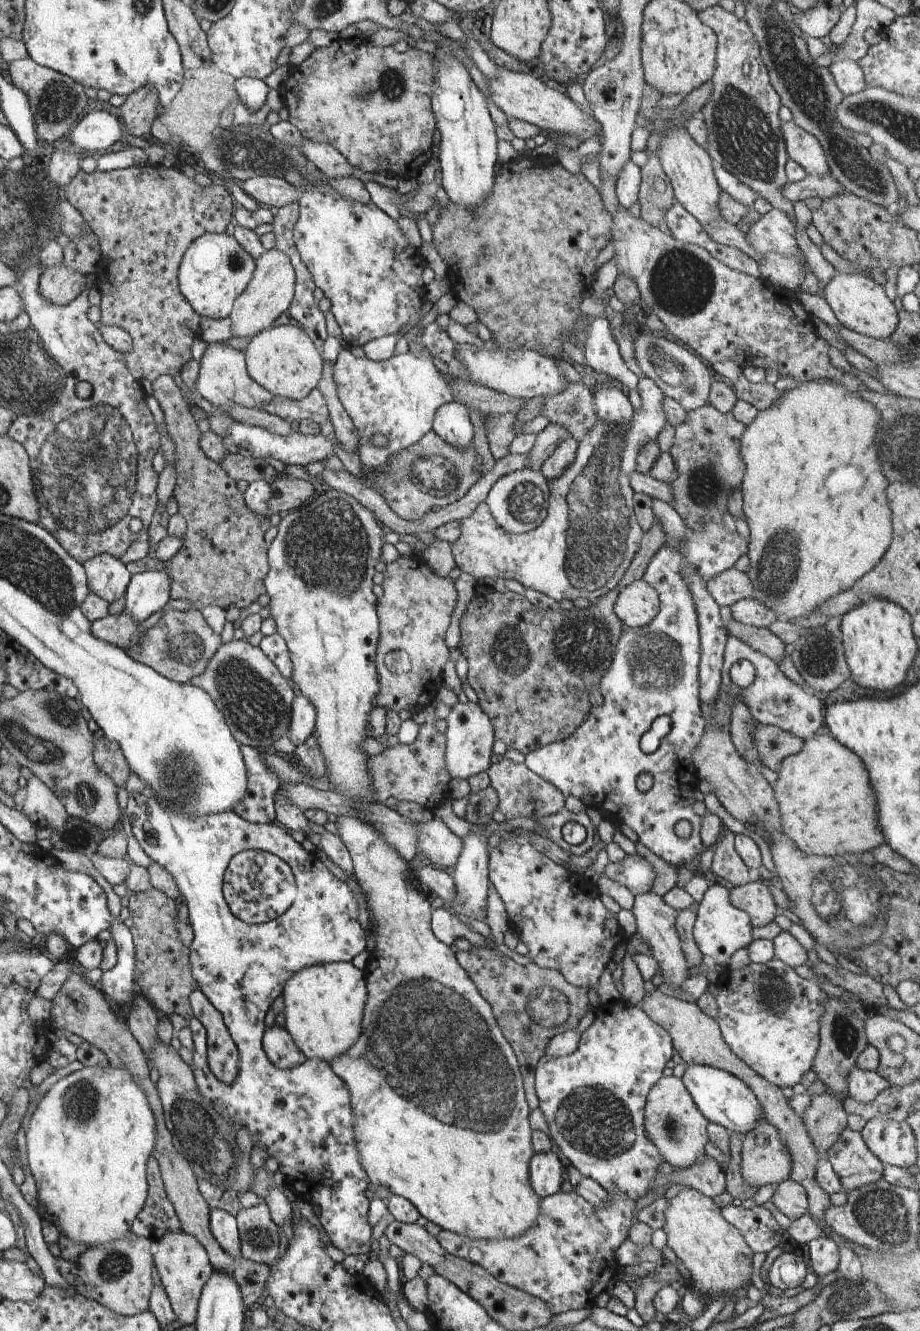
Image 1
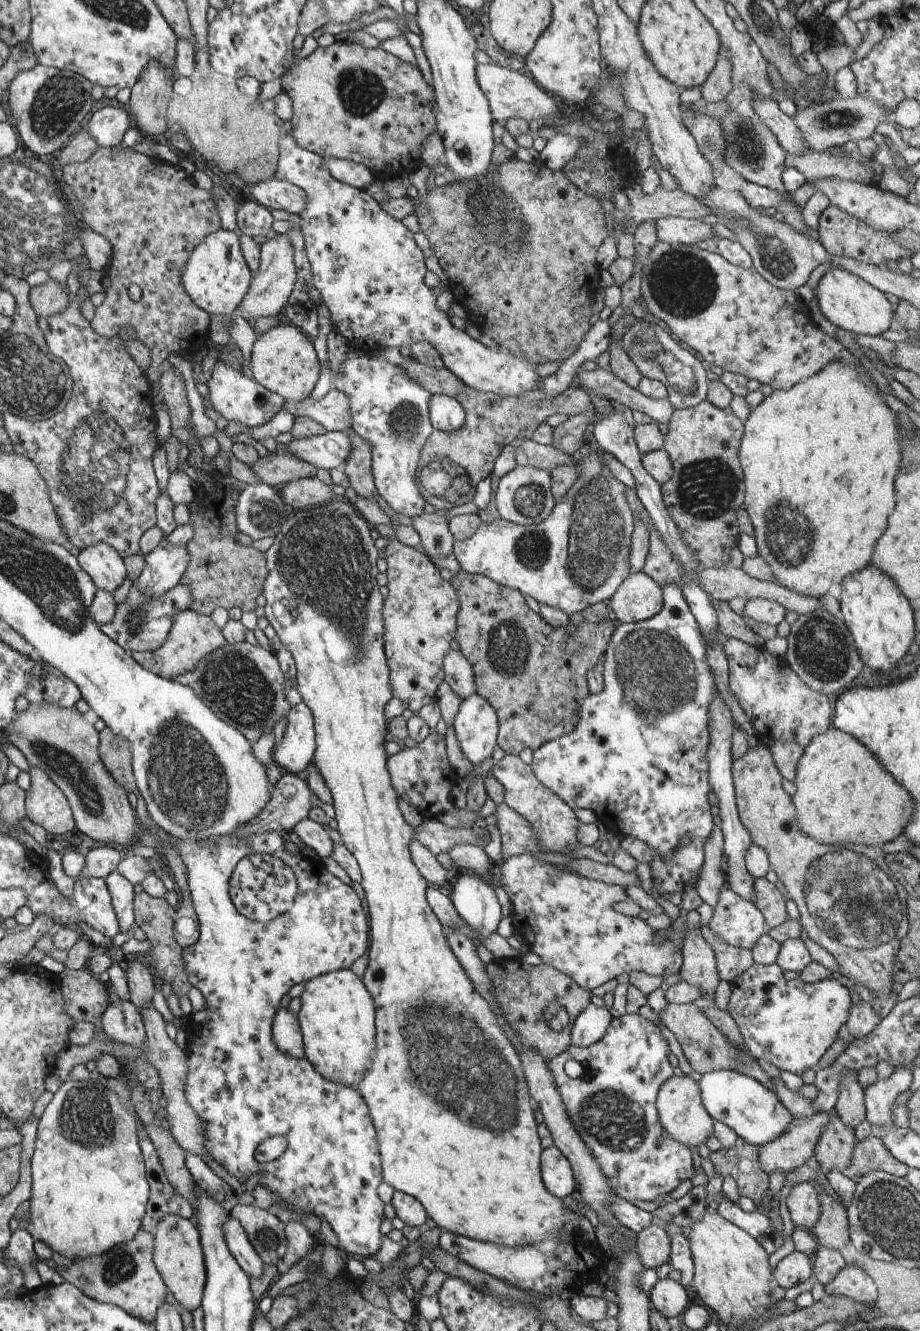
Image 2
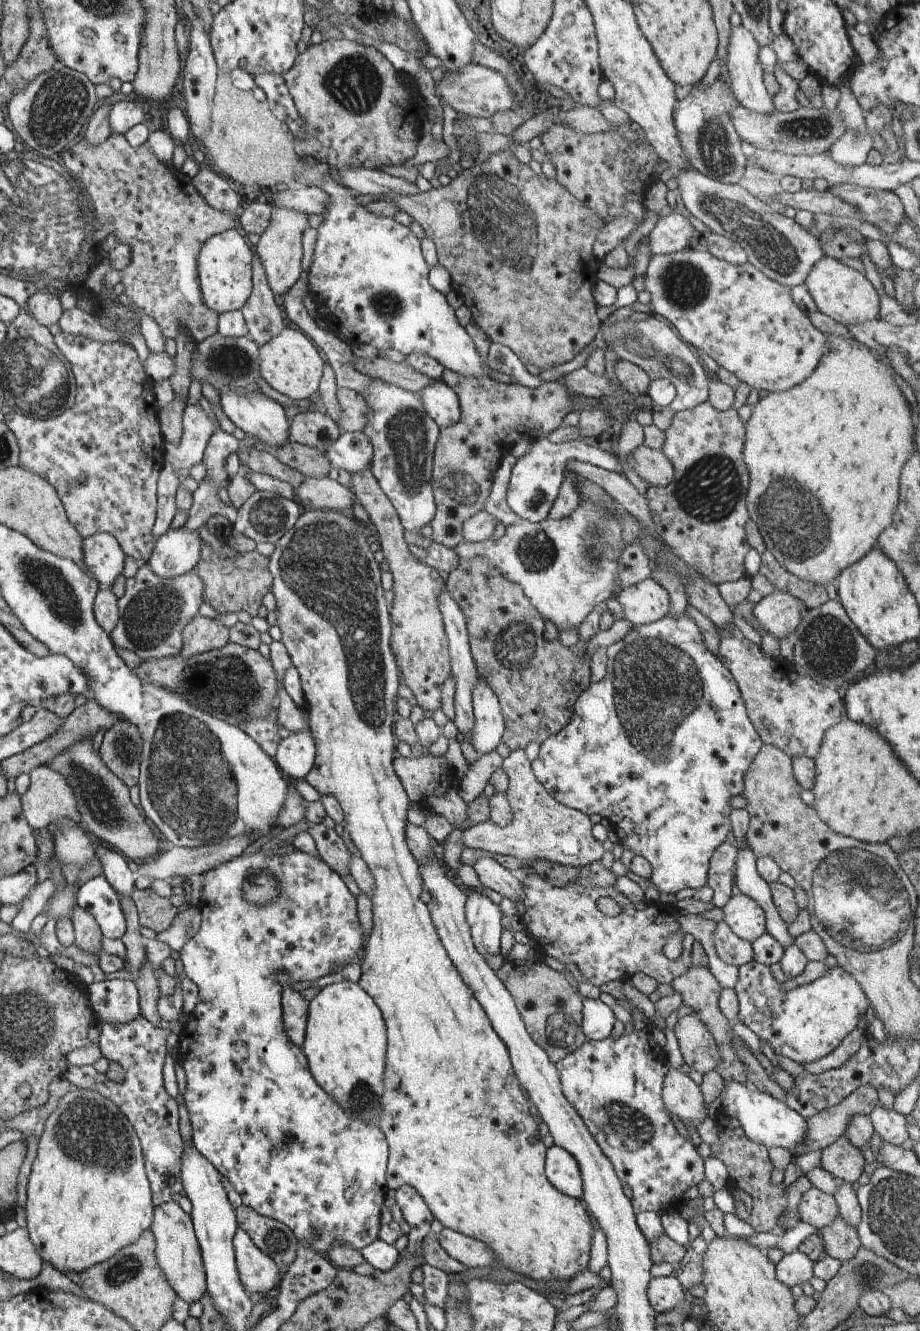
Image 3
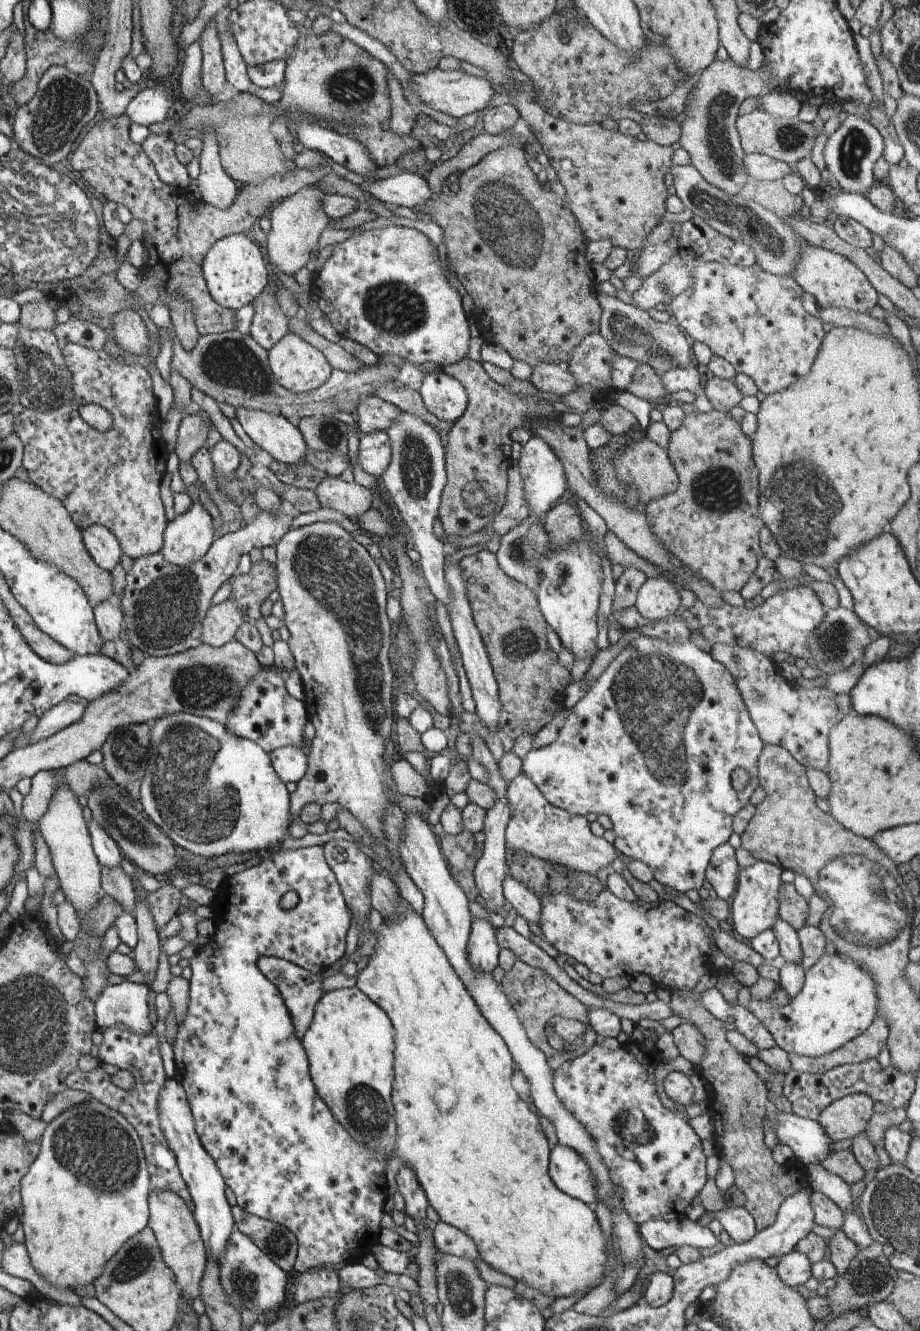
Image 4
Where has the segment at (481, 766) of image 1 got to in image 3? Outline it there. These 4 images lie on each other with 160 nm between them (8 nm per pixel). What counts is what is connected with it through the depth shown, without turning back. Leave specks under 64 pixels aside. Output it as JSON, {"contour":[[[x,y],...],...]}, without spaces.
{"contour":[[[479,674],[473,686],[472,702],[475,725],[471,744],[481,756],[496,750],[501,743],[505,720],[496,693]]]}

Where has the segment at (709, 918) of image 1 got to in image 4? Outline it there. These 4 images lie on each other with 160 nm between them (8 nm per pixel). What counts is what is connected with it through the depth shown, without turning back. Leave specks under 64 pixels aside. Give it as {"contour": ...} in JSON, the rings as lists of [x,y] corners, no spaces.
{"contour":[[[756,861],[756,864],[739,871],[739,882],[732,900],[729,922],[736,936],[748,942],[762,931],[771,929],[779,916],[779,888],[782,884],[783,869],[768,861]]]}

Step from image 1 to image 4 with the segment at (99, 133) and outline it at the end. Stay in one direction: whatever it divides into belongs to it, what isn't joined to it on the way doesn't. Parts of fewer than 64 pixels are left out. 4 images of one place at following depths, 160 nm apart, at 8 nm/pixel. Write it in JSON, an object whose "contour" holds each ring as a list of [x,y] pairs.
{"contour":[[[154,80],[128,103],[126,113],[132,123],[148,126],[154,122],[166,121],[166,116],[172,108],[174,96],[170,83]]]}

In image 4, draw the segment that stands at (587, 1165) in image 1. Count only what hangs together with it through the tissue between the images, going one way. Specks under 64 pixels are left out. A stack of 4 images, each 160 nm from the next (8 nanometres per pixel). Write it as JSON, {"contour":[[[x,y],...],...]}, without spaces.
{"contour":[[[629,1041],[625,1045],[620,1045],[616,1050],[606,1050],[596,1042],[596,1044],[583,1055],[564,1062],[564,1064],[562,1064],[560,1068],[557,1068],[553,1074],[553,1085],[556,1096],[560,1099],[564,1108],[568,1109],[568,1112],[584,1126],[587,1133],[592,1137],[592,1140],[597,1146],[597,1151],[603,1158],[604,1164],[608,1167],[609,1173],[611,1174],[611,1181],[622,1190],[619,1197],[624,1210],[628,1213],[632,1222],[636,1223],[637,1226],[648,1222],[650,1219],[662,1219],[665,1221],[680,1219],[684,1216],[684,1209],[694,1203],[694,1198],[698,1198],[699,1192],[705,1187],[707,1181],[706,1156],[702,1151],[701,1138],[694,1132],[692,1126],[690,1126],[688,1119],[689,1114],[678,1111],[678,1109],[671,1110],[670,1108],[666,1108],[658,1097],[654,1070],[656,1069],[659,1060],[660,1058],[655,1050],[650,1052],[645,1046],[634,1042]]]}

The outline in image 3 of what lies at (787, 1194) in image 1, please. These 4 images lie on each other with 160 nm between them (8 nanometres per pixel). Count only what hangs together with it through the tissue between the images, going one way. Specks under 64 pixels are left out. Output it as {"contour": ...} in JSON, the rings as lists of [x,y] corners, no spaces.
{"contour":[[[814,1186],[804,1193],[797,1210],[801,1220],[815,1226],[819,1232],[839,1215],[836,1199]]]}

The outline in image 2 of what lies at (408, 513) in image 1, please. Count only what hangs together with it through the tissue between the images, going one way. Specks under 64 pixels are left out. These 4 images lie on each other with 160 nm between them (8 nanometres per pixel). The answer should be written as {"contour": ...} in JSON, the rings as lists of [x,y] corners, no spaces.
{"contour":[[[466,387],[464,394],[458,394],[457,400],[468,411],[466,424],[456,432],[443,432],[434,429],[428,441],[419,453],[419,470],[416,470],[416,483],[420,494],[428,506],[434,506],[436,512],[412,516],[412,527],[420,535],[424,554],[430,558],[447,558],[453,552],[454,538],[450,534],[447,510],[463,503],[473,503],[473,494],[481,479],[493,472],[496,458],[504,446],[516,438],[526,436],[530,439],[538,426],[552,414],[576,415],[593,411],[590,396],[581,388],[568,388],[564,396],[546,398],[539,388],[536,392],[526,392],[522,396],[499,397]]]}

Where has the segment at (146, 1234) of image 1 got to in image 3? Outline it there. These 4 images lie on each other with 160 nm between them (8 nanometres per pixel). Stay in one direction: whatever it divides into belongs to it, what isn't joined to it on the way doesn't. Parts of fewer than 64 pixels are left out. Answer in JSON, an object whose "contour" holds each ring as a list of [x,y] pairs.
{"contour":[[[142,1016],[136,1017],[129,1023],[102,1023],[100,1032],[99,1047],[104,1057],[110,1061],[121,1064],[125,1070],[125,1081],[120,1084],[108,1080],[105,1074],[98,1073],[92,1065],[72,1065],[63,1074],[64,1078],[79,1089],[99,1092],[103,1097],[110,1099],[126,1115],[130,1124],[135,1128],[141,1142],[145,1169],[150,1186],[152,1186],[152,1200],[154,1206],[167,1202],[177,1202],[188,1214],[192,1212],[193,1206],[183,1187],[181,1179],[181,1156],[184,1143],[178,1129],[178,1103],[164,1089],[162,1077],[162,1066],[165,1060],[169,1059],[166,1051],[166,1036],[170,1034],[170,1028],[164,1029],[153,1025]]]}

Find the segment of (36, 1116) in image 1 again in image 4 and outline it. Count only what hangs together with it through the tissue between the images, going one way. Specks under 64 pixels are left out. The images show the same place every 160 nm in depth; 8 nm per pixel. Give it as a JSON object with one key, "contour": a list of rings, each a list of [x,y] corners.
{"contour":[[[90,1100],[82,1105],[64,1111],[58,1115],[52,1123],[48,1123],[41,1138],[41,1152],[36,1157],[31,1170],[23,1177],[23,1201],[24,1210],[20,1215],[20,1222],[25,1232],[25,1245],[34,1270],[44,1277],[51,1285],[67,1291],[92,1284],[106,1268],[108,1261],[119,1252],[120,1247],[130,1241],[132,1237],[140,1234],[150,1220],[150,1202],[148,1190],[150,1190],[150,1175],[147,1162],[144,1158],[143,1146],[136,1129],[114,1109],[108,1108],[98,1100]]]}

